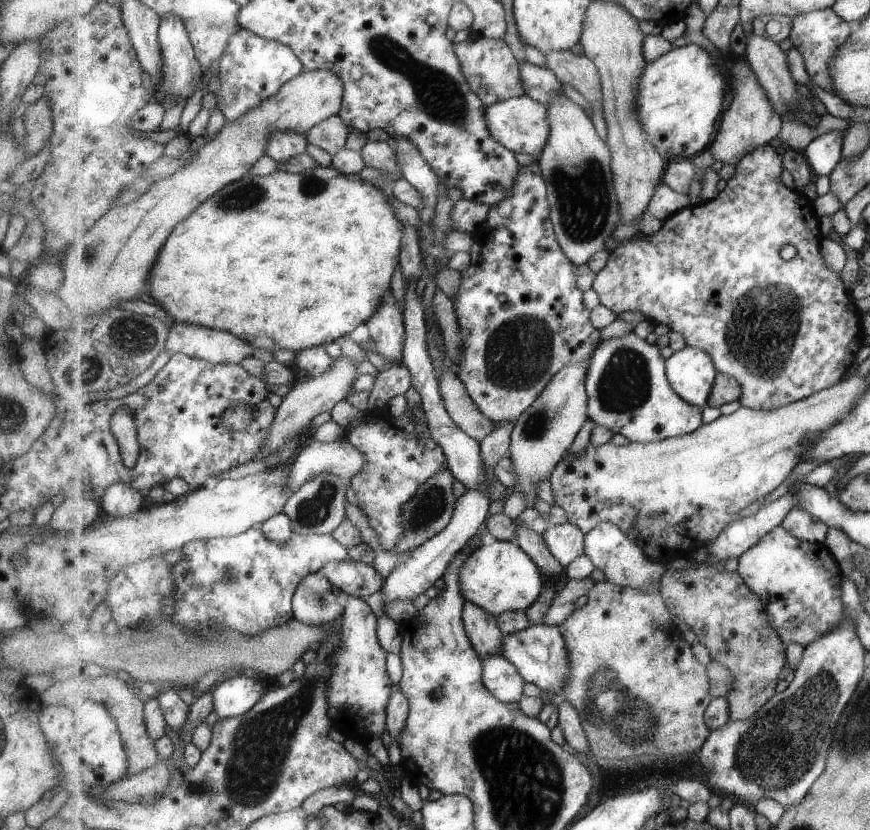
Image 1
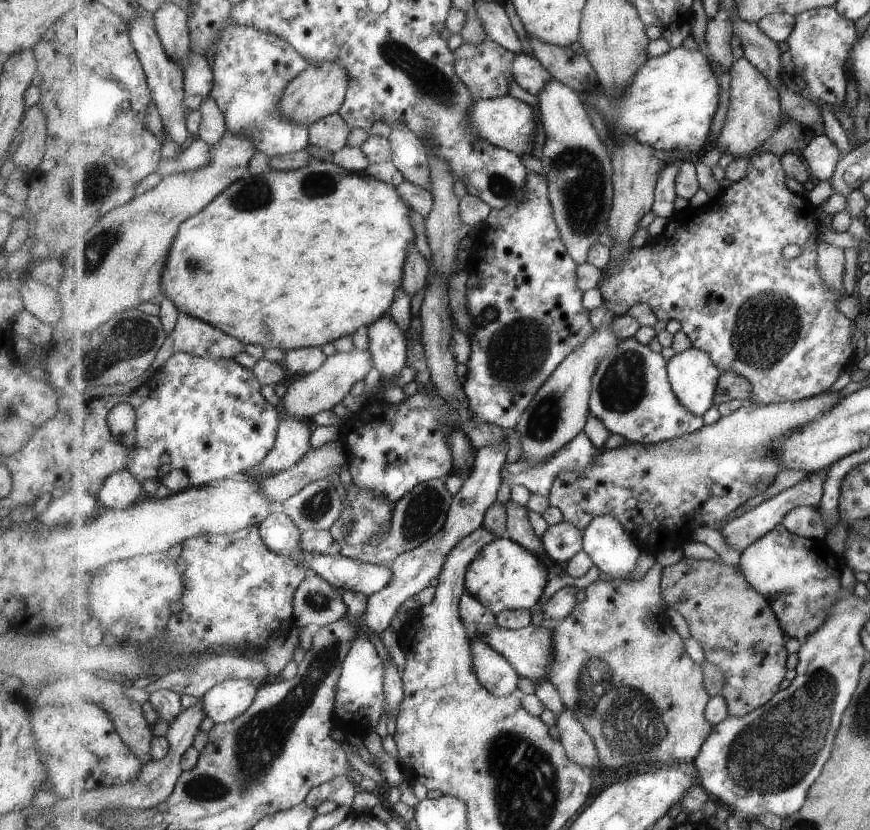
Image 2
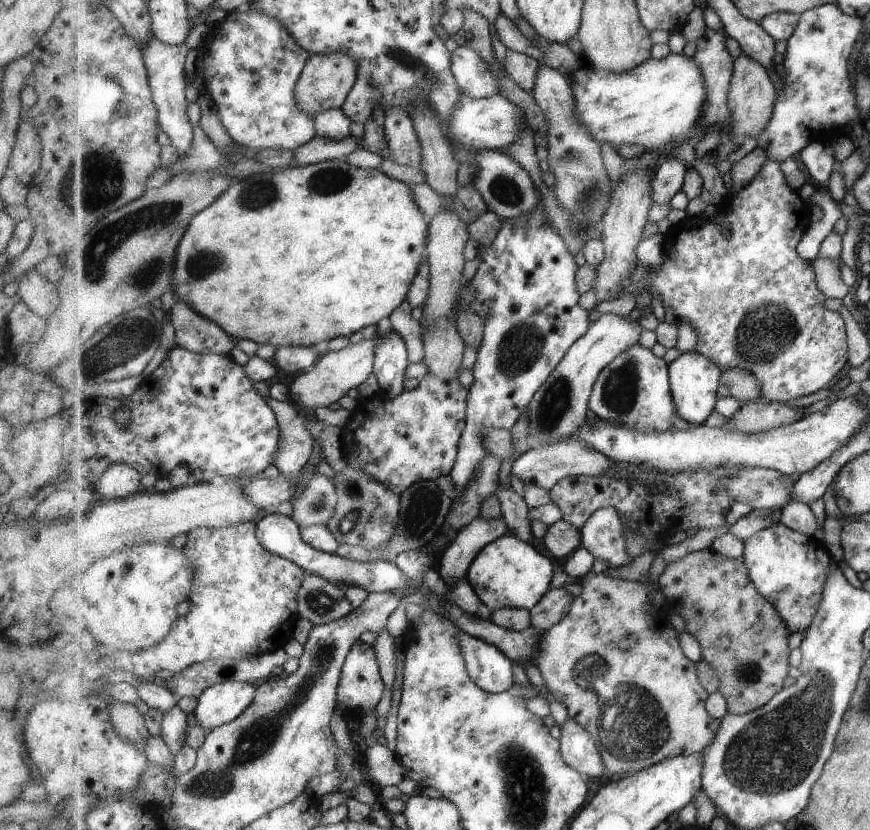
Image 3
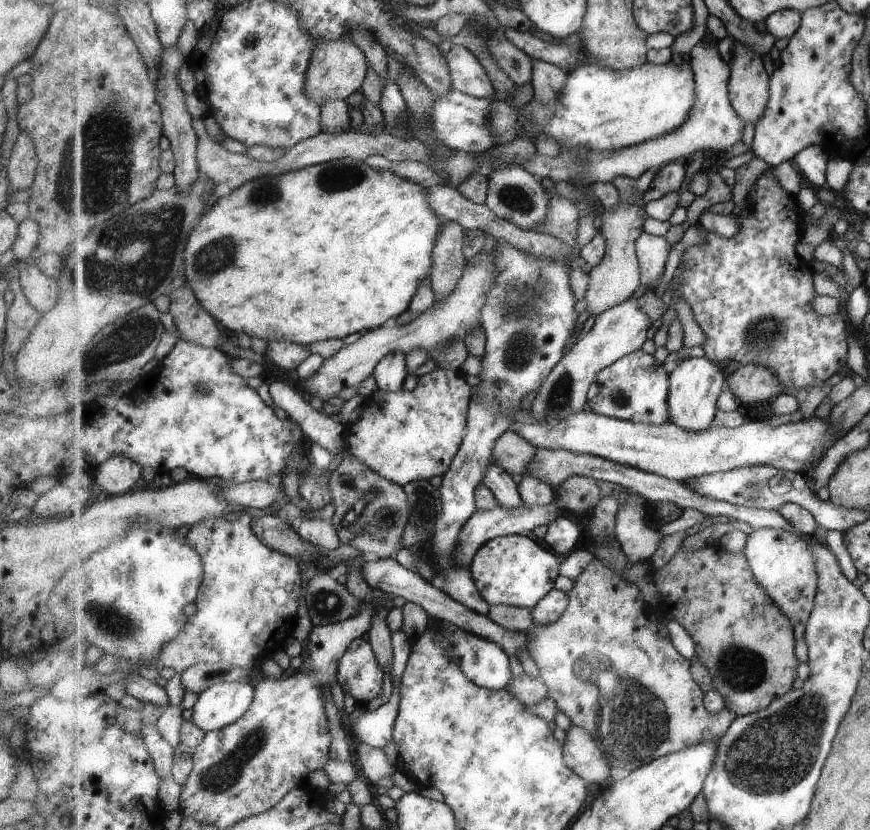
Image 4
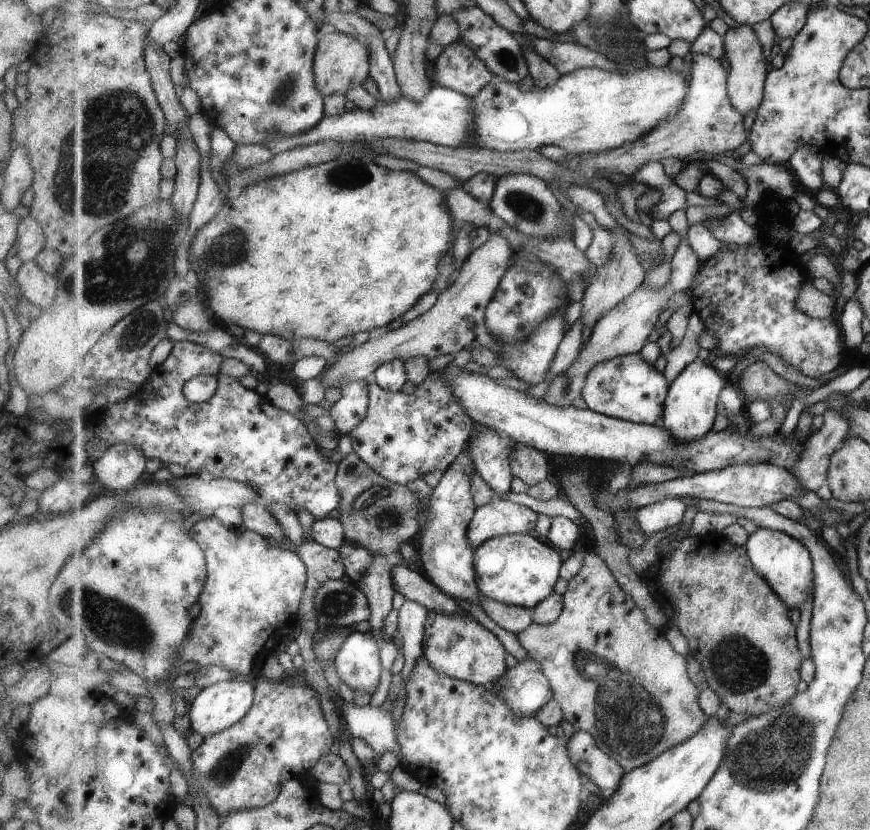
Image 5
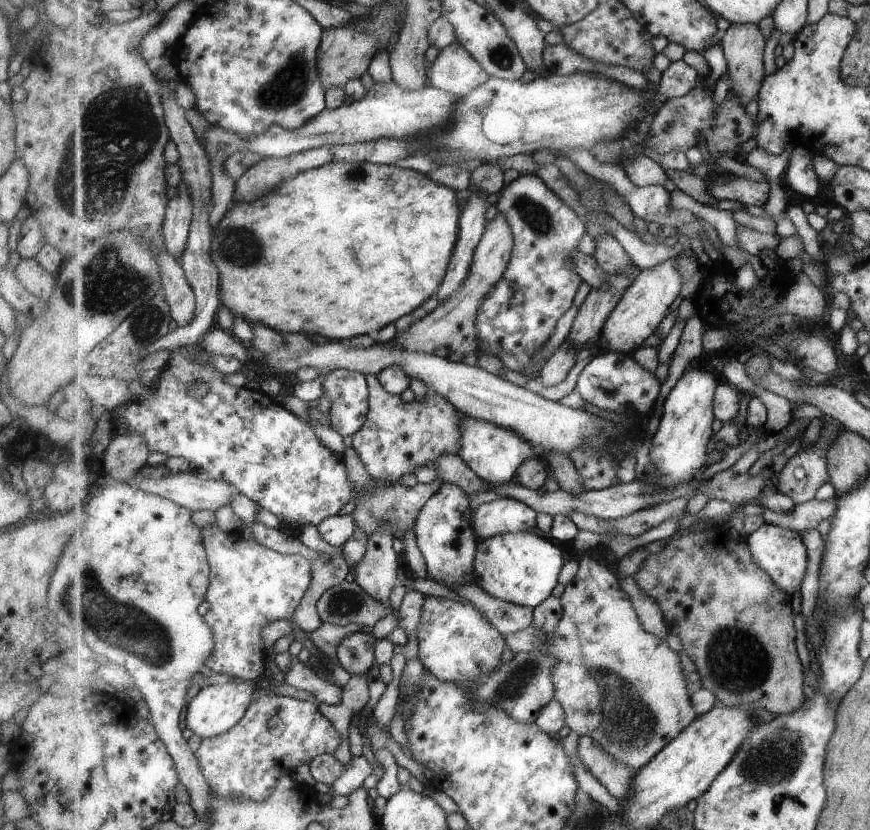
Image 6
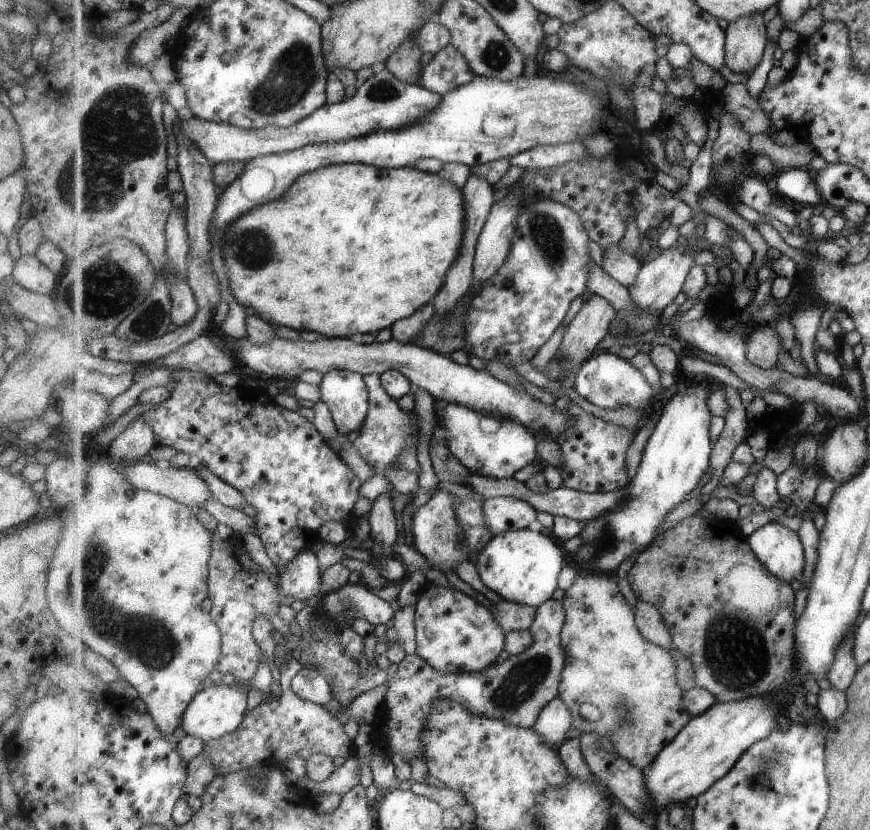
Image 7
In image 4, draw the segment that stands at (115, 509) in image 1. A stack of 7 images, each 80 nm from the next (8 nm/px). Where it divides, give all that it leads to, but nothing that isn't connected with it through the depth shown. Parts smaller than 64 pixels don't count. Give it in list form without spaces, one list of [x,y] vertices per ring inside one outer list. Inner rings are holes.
[[[111,456],[91,474],[91,484],[100,496],[121,495],[142,485],[143,466],[129,456]]]

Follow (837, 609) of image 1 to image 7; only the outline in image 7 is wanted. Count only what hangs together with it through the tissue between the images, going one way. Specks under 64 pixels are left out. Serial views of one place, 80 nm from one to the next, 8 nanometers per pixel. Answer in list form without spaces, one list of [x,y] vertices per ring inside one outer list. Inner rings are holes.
[[[771,522],[756,530],[749,540],[756,555],[775,576],[797,583],[806,563],[806,550],[799,532]]]

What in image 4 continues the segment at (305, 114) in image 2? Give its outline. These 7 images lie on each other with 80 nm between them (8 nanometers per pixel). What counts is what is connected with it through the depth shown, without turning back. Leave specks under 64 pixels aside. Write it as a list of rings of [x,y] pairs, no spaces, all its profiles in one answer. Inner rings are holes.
[[[347,37],[337,38],[331,42],[319,41],[313,52],[312,63],[309,64],[308,79],[305,80],[305,94],[309,100],[327,104],[329,100],[347,100],[363,86],[363,80],[369,70],[368,58],[355,42]]]

